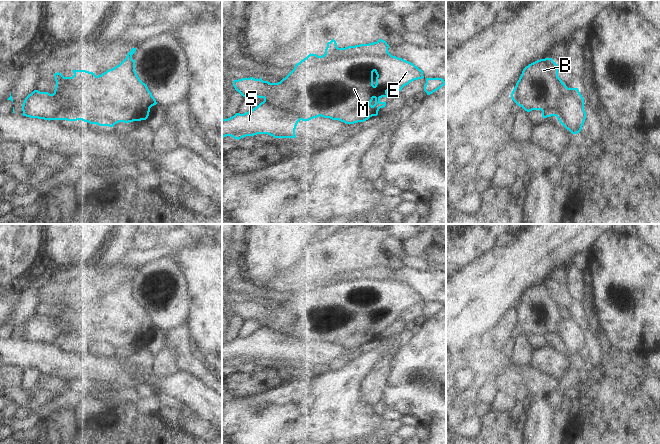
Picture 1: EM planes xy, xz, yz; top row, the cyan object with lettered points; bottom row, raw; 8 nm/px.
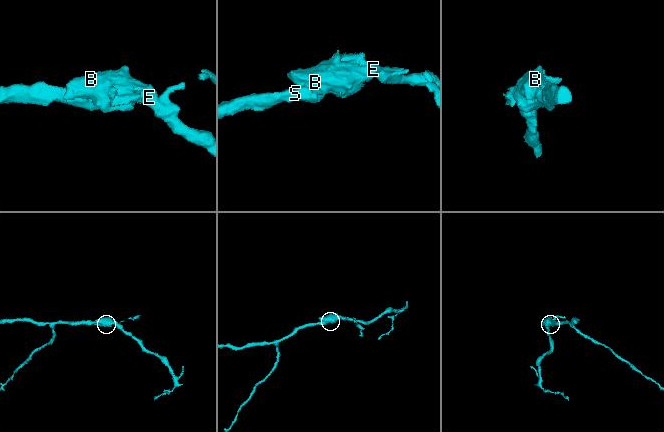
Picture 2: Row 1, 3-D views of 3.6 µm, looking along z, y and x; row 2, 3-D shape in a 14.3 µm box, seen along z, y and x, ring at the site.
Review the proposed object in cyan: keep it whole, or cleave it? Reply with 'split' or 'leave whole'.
split

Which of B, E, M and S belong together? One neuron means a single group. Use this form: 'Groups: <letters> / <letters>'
Groups: B E M / S.

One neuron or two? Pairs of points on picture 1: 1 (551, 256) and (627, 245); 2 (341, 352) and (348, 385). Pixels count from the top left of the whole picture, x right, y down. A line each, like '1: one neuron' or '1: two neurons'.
1: two neurons
2: two neurons

